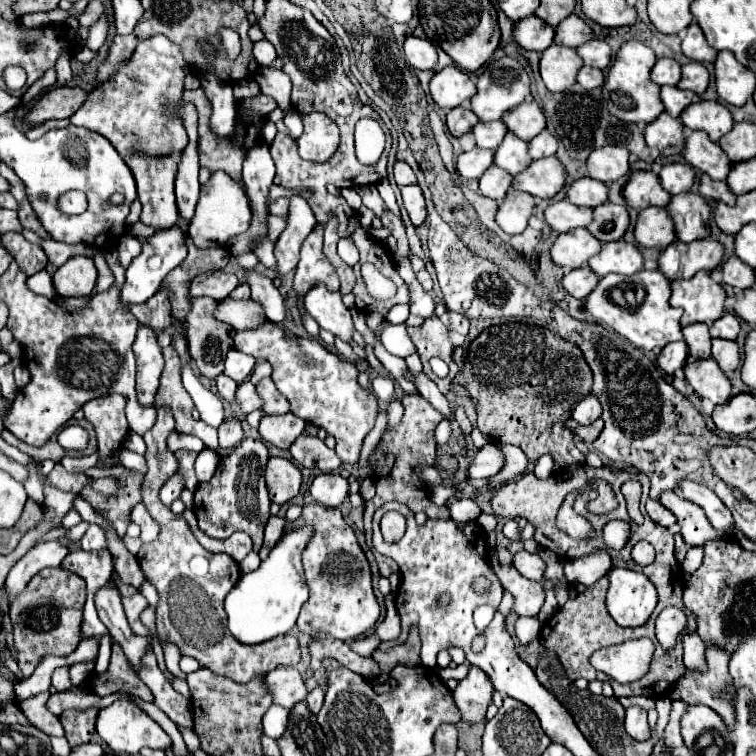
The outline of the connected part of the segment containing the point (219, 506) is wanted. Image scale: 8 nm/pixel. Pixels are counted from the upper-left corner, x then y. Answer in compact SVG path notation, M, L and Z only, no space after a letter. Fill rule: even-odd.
M243 439L233 453L221 457L219 467L211 481L199 483L195 491L193 511L199 521L199 529L209 537L227 539L235 531L245 531L255 545L255 551L263 545L263 529L269 519L269 493L265 487L265 465L269 453L263 441L259 439Z

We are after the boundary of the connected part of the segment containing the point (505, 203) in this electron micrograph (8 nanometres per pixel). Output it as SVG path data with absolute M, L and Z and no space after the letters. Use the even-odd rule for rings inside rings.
M509 189L505 199L499 203L495 221L509 235L523 233L523 229L527 227L527 221L531 217L533 207L535 207L535 203L533 203L533 197L529 193Z

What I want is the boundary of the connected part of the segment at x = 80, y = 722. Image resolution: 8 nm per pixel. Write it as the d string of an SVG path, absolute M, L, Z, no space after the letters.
M97 709L61 713L65 737L71 747L77 747L77 745L91 741L93 733L95 733L95 719L97 719Z

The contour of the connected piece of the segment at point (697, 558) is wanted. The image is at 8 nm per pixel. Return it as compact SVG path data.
M691 547L687 551L685 561L683 561L685 573L695 573L699 569L699 565L701 565L701 559L703 559L703 549L701 547Z

